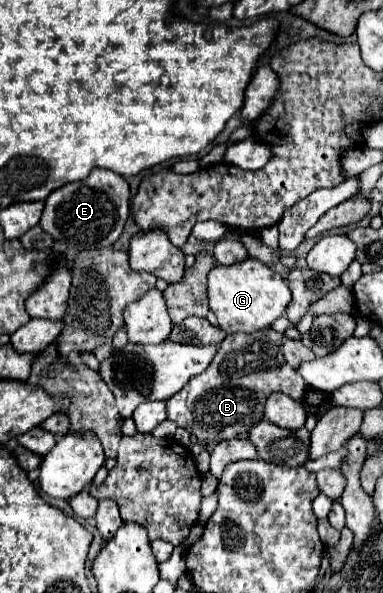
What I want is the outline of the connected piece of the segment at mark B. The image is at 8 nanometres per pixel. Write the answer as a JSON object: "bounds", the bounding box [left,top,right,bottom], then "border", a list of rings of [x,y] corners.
{"bounds":[167,329,315,445],"border":[[[271,329],[231,333],[219,345],[215,359],[205,373],[191,377],[179,393],[167,399],[167,419],[177,423],[177,427],[187,429],[191,435],[197,435],[205,445],[235,439],[263,419],[265,399],[273,391],[287,393],[293,399],[303,399],[305,381],[299,377],[297,365],[313,357],[315,355],[299,341],[291,341],[283,333],[275,333]]]}

